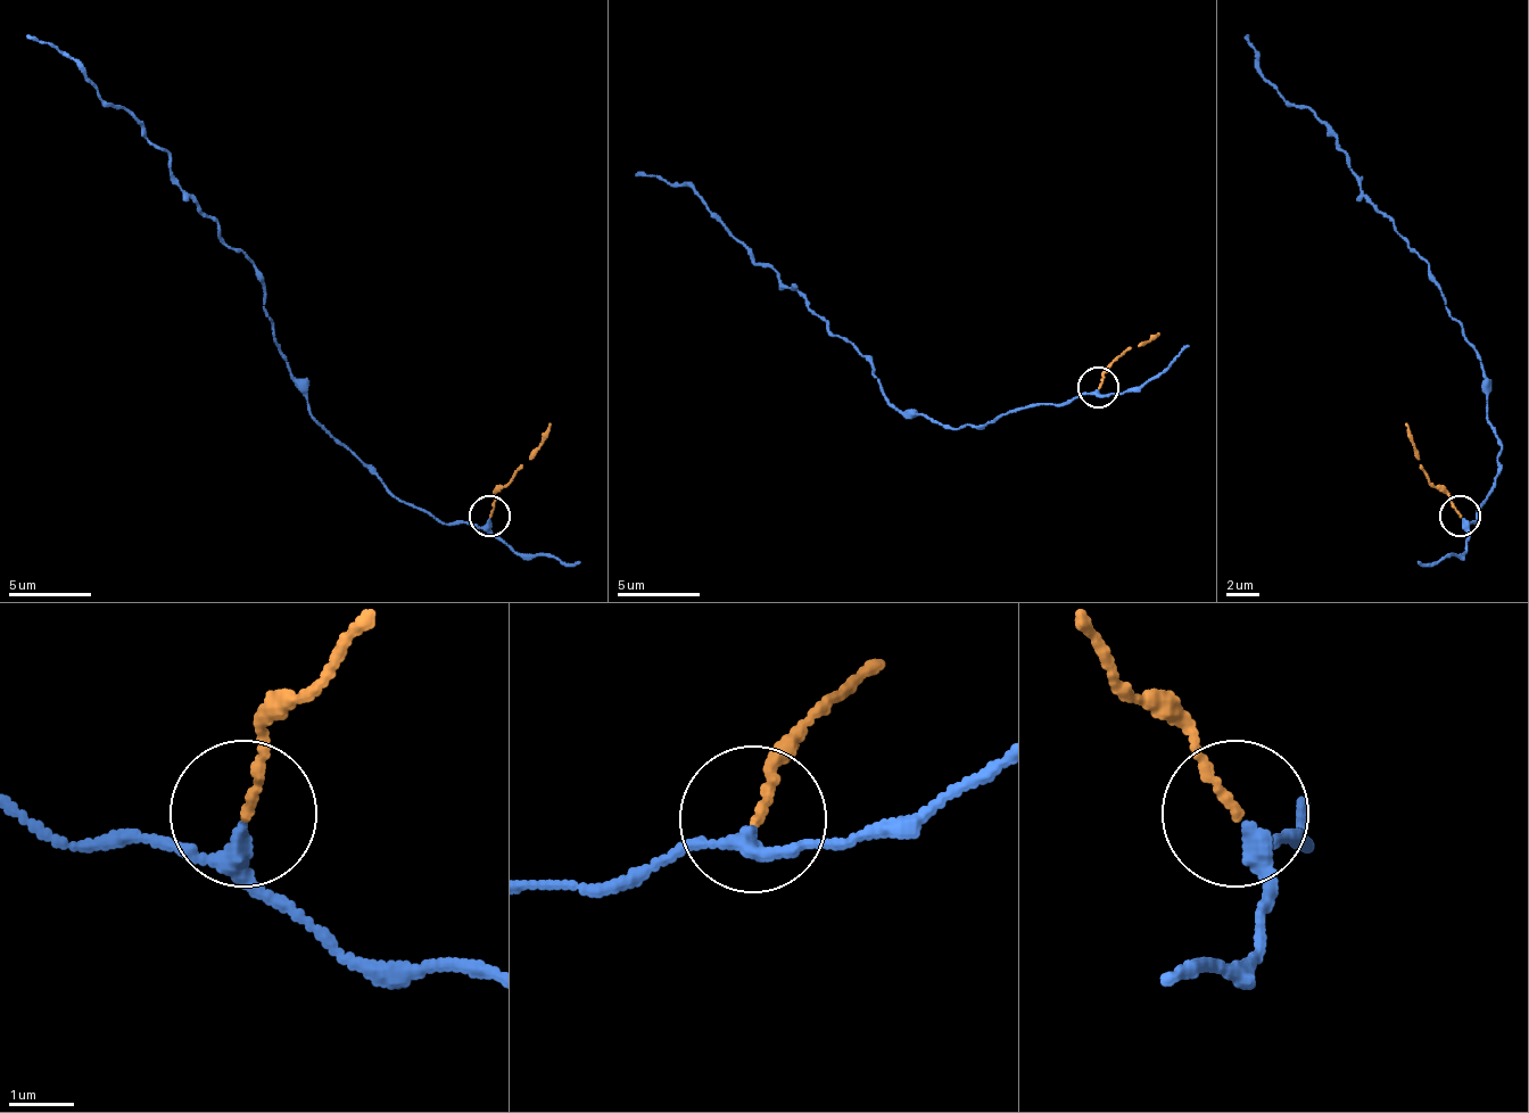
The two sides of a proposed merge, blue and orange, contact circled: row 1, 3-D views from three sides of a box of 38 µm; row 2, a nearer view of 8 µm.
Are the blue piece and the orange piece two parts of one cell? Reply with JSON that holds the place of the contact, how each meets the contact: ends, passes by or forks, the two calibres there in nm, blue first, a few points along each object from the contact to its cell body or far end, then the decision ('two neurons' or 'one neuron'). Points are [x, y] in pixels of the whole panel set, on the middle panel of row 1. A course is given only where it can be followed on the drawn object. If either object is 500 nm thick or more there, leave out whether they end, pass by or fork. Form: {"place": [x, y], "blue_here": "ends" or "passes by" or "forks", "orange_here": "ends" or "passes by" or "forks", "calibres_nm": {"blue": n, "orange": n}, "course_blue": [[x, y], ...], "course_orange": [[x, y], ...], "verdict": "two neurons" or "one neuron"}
{"place": [1098, 387], "blue_here": "passes by", "orange_here": "ends", "calibres_nm": {"blue": 200, "orange": 130}, "course_blue": [[1097, 388], [1010, 409], [981, 426], [948, 429], [918, 413], [902, 413], [873, 368], [686, 184], [636, 172]], "course_orange": [[1097, 388], [1130, 347], [1159, 335]], "verdict": "one neuron"}

